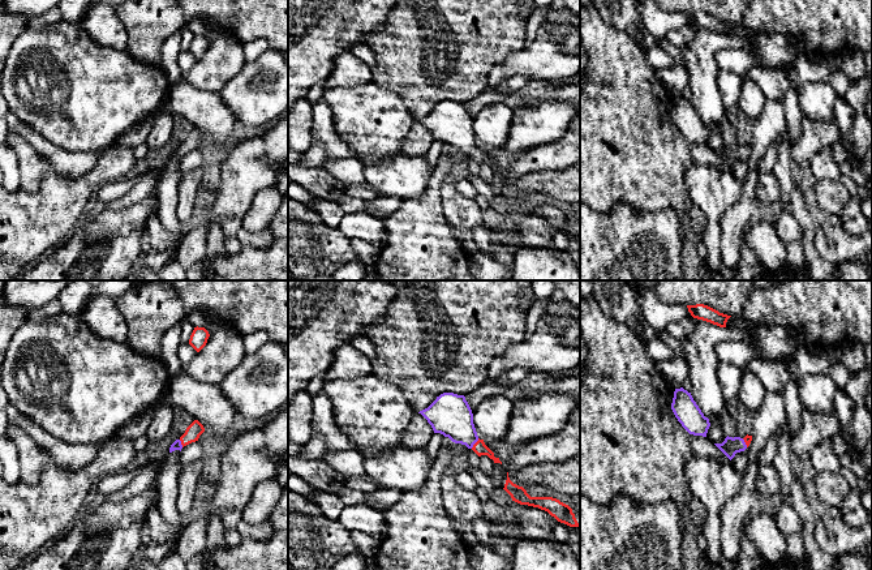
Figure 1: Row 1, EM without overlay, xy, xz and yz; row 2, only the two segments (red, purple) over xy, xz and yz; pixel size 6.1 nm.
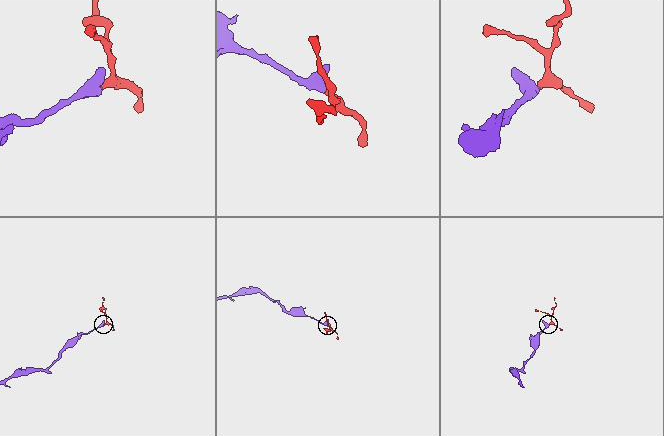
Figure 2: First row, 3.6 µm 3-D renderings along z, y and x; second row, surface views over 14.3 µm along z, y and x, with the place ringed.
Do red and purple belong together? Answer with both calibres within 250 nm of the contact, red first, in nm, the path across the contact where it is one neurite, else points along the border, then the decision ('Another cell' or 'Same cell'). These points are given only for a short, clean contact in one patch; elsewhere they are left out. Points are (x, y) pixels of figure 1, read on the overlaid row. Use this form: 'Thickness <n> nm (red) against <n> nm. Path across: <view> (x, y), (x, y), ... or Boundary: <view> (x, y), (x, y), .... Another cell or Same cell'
Thickness 80 nm (red) against 260 nm. Path across: xz (479, 448), (475, 444), (459, 428), (450, 414). Same cell

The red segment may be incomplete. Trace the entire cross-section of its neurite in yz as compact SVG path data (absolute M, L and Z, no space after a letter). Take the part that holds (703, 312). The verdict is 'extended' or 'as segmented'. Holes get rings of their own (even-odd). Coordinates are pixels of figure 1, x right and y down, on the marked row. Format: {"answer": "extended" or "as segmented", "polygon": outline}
{"answer": "as segmented", "polygon": "M704 304L687 305L687 308L693 318L710 322L719 327L726 327L726 322L731 317Z"}

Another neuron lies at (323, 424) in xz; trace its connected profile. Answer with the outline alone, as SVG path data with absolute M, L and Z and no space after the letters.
M325 390L313 397L312 432L323 438L327 450L356 450L355 445L339 430L331 399Z

